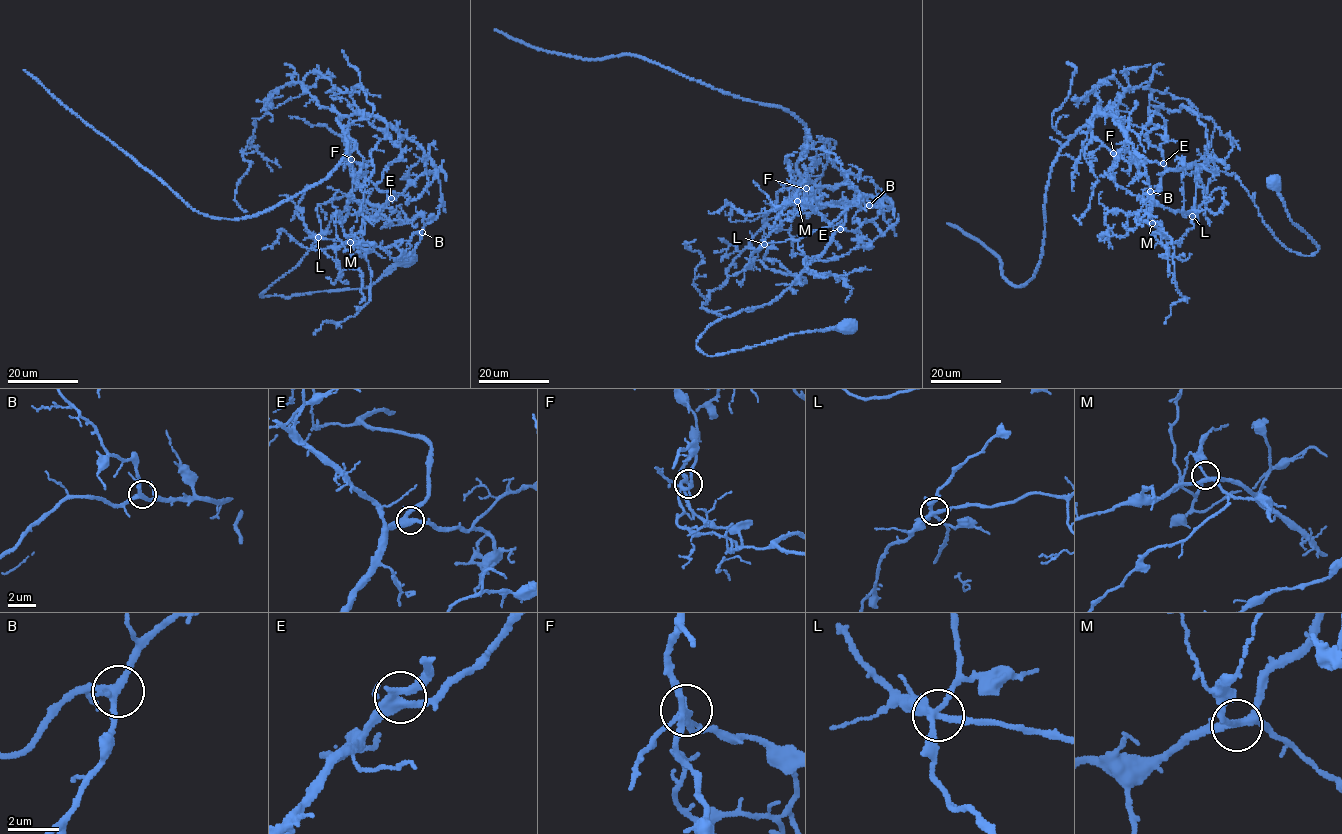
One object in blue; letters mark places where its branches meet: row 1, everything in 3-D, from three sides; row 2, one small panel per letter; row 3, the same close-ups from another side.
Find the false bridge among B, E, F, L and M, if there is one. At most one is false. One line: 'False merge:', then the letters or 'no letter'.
False merge: F

